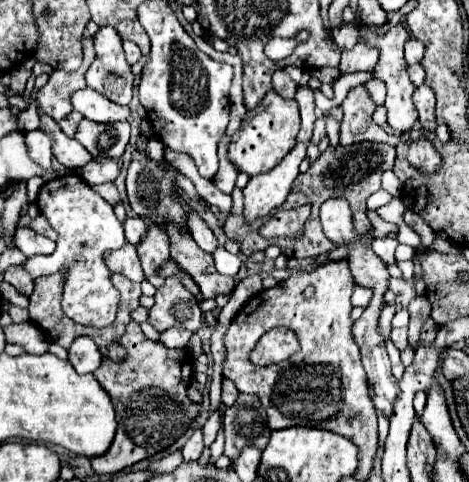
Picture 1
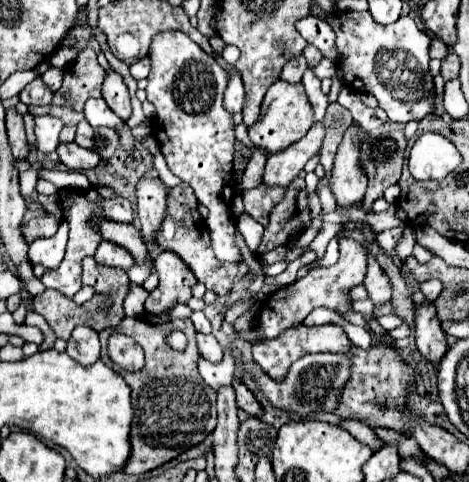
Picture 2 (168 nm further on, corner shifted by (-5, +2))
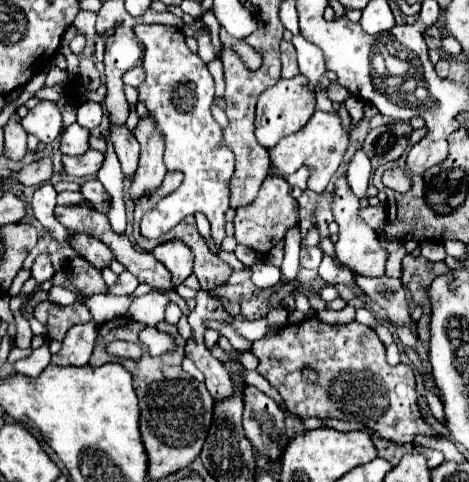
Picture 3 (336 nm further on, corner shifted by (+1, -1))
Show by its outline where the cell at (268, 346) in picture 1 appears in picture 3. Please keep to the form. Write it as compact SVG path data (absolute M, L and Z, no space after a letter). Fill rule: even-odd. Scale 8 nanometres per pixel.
M315 317L301 321L301 325L285 325L277 333L267 335L253 343L251 353L259 359L257 373L261 373L283 397L289 411L301 417L317 417L317 419L343 419L361 423L373 429L379 437L389 439L393 443L413 443L413 435L425 433L435 435L435 431L425 423L417 407L417 393L415 393L415 375L409 365L399 363L391 367L385 359L385 345L379 341L375 331L367 325L357 321L347 325L327 325ZM303 367L311 367L321 375L321 391L313 391L313 383L303 379Z

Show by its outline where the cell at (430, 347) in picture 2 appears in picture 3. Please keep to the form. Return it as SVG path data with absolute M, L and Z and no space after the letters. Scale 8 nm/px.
M355 275L357 285L379 305L387 311L393 323L407 323L411 329L415 329L411 315L409 315L409 305L405 297L405 287L401 279L391 279L391 277L363 277Z

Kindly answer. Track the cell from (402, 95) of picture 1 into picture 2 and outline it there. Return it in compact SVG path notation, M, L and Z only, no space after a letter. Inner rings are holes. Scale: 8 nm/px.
M315 2L311 14L325 18L337 34L339 66L345 72L345 86L371 92L393 122L407 124L409 120L421 120L433 110L435 94L427 52L431 38L417 28L413 18L401 16L393 24L379 24L369 12L333 12L331 16L323 16ZM409 96L415 96L415 102L409 102Z

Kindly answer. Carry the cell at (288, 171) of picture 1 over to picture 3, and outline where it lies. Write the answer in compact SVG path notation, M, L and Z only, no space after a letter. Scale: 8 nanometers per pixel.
M317 109L301 131L289 137L283 137L273 149L269 149L269 155L271 155L273 167L277 167L285 175L295 173L299 167L307 167L309 169L308 188L315 193L323 193L333 173L341 165L347 149L349 149L349 131L343 129L339 113L327 113L327 111Z

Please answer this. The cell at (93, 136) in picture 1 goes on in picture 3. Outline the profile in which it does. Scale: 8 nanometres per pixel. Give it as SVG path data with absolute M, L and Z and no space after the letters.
M73 123L71 127L67 127L61 135L61 145L59 145L59 151L63 155L71 155L71 157L77 157L77 155L83 155L89 145L87 145L87 137L89 137L89 131L83 129L81 125Z

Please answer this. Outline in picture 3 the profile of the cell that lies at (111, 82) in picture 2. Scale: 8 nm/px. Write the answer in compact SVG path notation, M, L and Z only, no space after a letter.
M113 127L111 129L111 141L115 145L117 157L121 161L121 169L125 177L133 177L137 171L137 161L139 161L139 143L137 139L127 131L127 127Z

